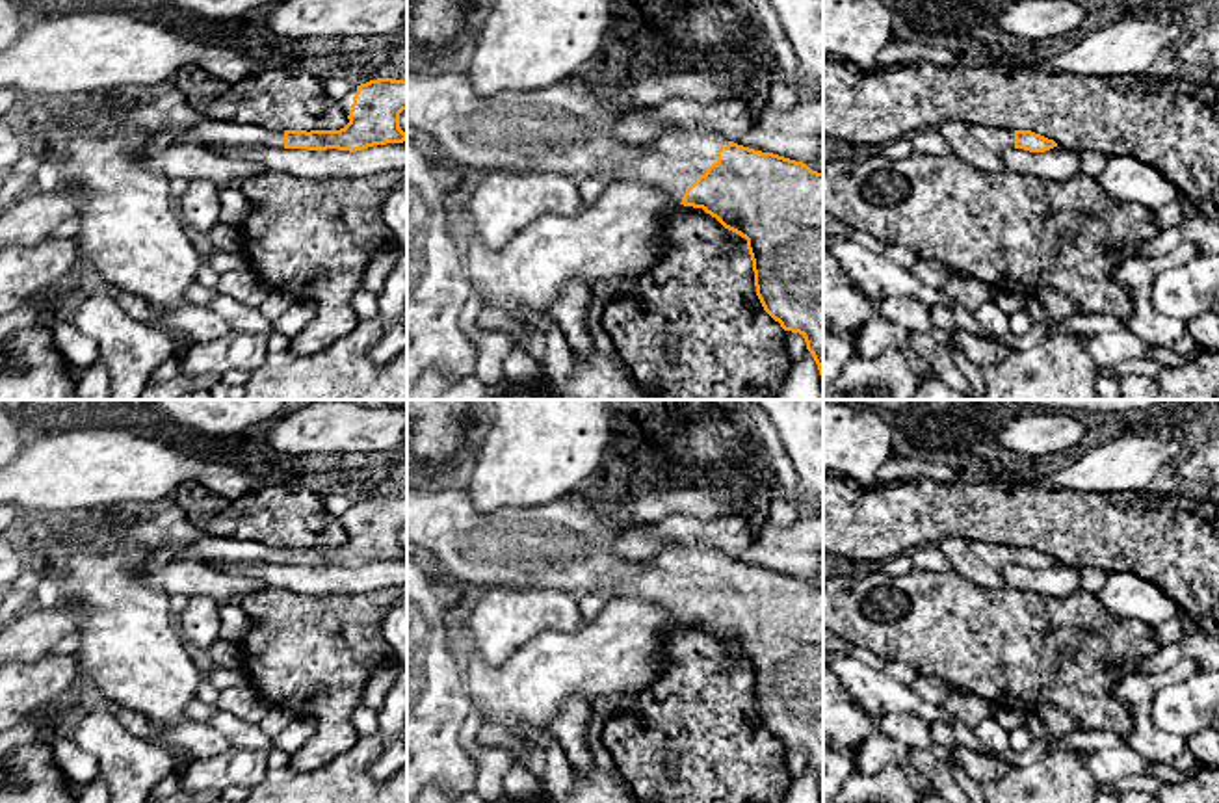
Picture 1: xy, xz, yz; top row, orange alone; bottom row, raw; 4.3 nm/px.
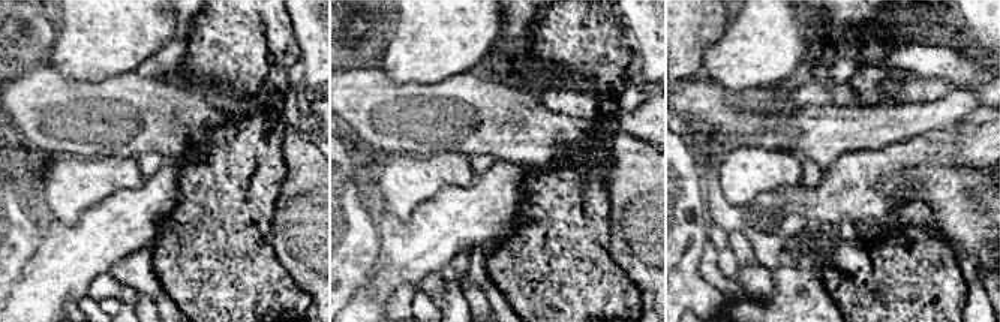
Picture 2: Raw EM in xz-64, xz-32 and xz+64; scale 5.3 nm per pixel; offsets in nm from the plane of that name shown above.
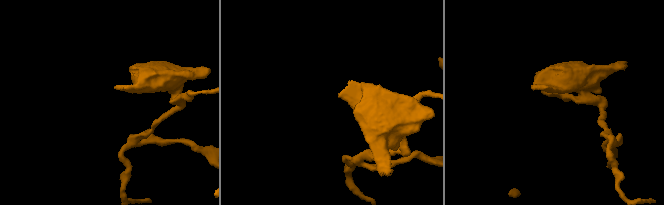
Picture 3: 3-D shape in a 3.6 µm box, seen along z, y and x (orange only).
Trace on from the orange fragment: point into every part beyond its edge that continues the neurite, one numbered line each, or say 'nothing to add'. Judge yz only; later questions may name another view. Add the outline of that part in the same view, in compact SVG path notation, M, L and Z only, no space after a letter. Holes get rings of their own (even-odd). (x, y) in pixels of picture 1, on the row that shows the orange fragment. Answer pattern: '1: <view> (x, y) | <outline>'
1: yz (998, 140) | M968 125L968 130L979 145L994 152L1002 154L1007 149L1015 149L1015 130L981 126L981 125Z

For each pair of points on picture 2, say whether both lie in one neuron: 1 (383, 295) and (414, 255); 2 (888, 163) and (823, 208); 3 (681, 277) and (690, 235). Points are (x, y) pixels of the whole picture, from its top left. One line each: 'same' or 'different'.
1: same
2: same
3: same

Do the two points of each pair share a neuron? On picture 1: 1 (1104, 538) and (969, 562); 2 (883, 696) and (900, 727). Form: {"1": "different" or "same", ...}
{"1": "different", "2": "different"}

